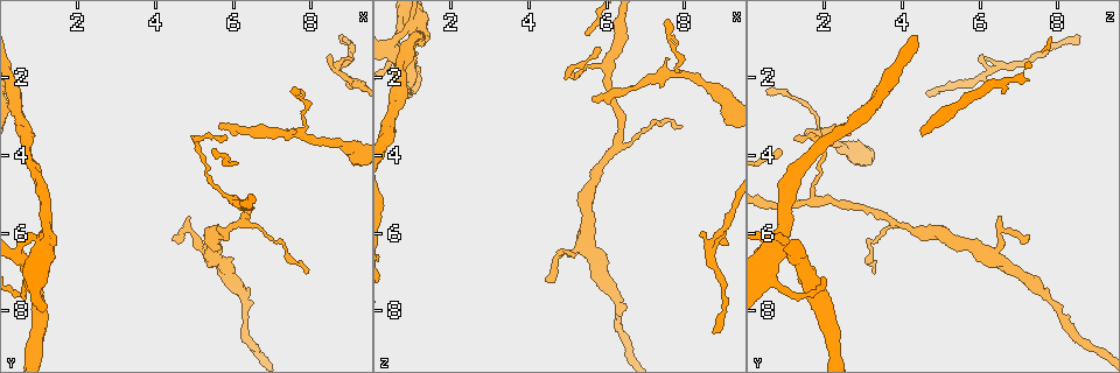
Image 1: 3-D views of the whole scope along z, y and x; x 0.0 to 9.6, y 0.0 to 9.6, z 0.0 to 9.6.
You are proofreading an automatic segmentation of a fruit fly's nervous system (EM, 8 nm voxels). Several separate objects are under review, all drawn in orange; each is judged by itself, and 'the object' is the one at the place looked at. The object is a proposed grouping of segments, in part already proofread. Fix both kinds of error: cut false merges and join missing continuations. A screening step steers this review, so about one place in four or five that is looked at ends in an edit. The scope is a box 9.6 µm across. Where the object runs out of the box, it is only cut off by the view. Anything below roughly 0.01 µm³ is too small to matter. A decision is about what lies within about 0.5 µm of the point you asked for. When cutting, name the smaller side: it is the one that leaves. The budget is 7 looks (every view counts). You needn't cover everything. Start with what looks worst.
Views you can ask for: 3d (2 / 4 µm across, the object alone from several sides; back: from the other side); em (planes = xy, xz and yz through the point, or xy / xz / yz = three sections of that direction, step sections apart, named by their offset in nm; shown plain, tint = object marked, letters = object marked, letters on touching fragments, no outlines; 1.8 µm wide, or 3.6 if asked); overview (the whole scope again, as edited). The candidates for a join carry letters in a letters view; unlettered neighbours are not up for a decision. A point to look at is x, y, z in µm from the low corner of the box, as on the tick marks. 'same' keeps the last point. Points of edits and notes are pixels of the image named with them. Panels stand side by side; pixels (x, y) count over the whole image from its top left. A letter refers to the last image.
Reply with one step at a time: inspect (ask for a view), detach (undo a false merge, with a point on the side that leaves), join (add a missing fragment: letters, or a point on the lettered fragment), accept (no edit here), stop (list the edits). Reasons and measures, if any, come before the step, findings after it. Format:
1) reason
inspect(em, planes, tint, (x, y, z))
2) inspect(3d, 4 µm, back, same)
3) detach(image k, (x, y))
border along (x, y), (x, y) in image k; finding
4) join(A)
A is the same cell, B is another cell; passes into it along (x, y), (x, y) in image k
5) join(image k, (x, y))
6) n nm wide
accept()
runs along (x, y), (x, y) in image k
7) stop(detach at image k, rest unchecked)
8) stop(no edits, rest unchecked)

an open end
inspect(em, planes, plain, (5.60, 3.20, 2.60))

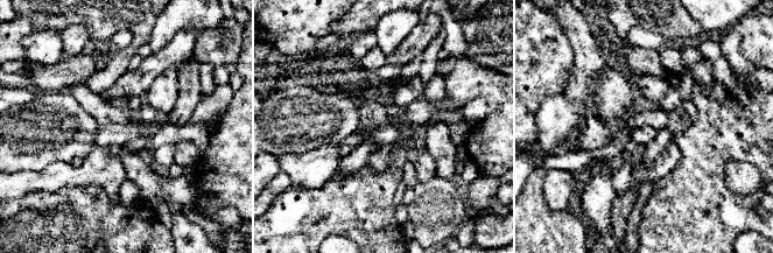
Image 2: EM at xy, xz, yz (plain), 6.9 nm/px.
inspect(em, planes, letters, same)

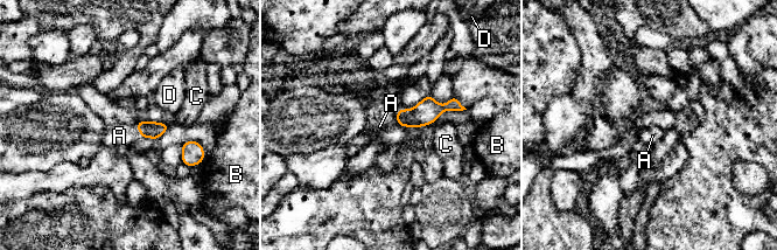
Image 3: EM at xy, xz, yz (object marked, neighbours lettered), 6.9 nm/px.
join(A)
A is the same cell, B, C and D are other cells; passes into it along (148, 129), (139, 130), (119, 136) in image 3; it goes on there

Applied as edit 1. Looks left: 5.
see it whole again
inspect(overview)

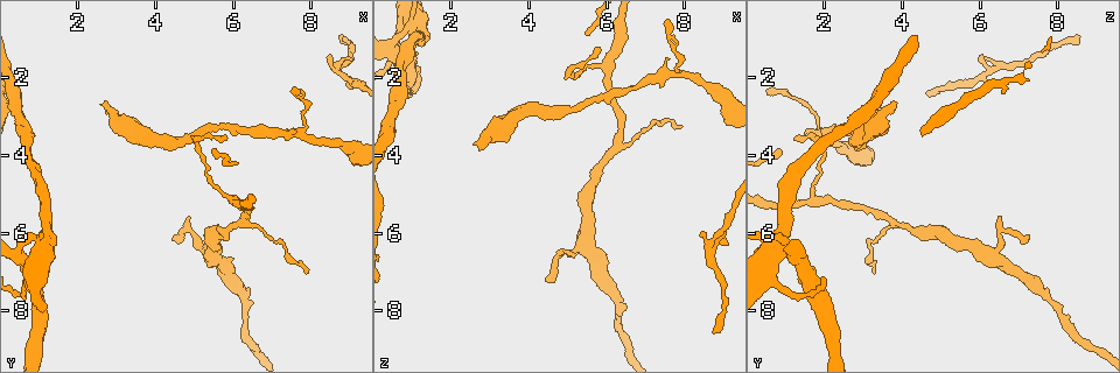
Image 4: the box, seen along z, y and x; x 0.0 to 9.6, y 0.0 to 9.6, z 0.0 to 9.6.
inspect(em, xz, step 4, letters, (2.75, 2.65, 3.80))

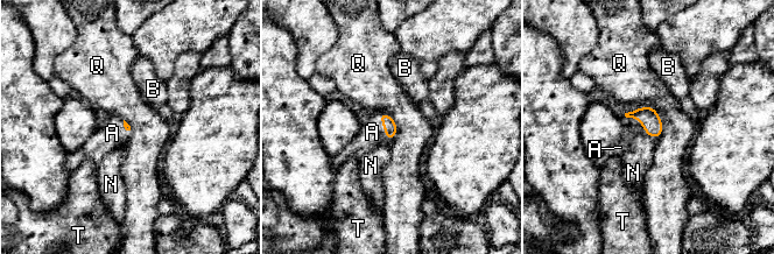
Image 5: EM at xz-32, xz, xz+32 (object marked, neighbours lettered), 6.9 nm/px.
join(A)
A is the same cell, B, N, Q and T are other cells; passes into it along (648, 117), (639, 119), (620, 147) in image 5; the neuron continues

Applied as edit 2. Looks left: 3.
calibre changes
inspect(em, yz, step 4, tint, (7.65, 3.45, 1.85))

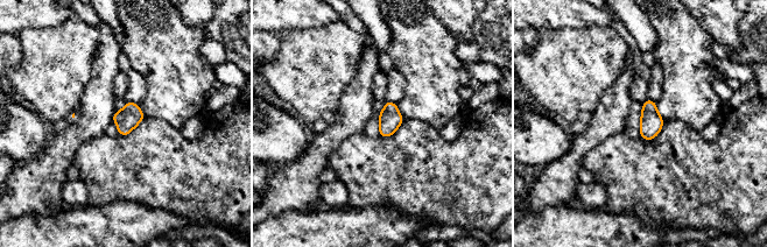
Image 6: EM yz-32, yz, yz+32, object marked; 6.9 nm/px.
another direction
inspect(em, xz, step 16, letters, same)

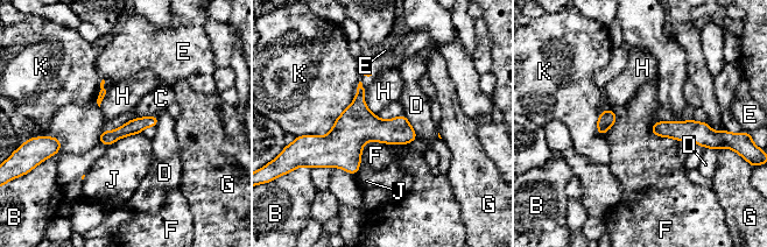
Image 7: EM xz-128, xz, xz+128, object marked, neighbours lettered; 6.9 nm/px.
70 nm wide
accept()
B, C, D, E, F, G, H, J and K are other cells; runs along (654, 128), (692, 129), (710, 135) in image 7; one neuron here

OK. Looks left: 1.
stop(join at image 3, join at image 5, rest unchecked)

